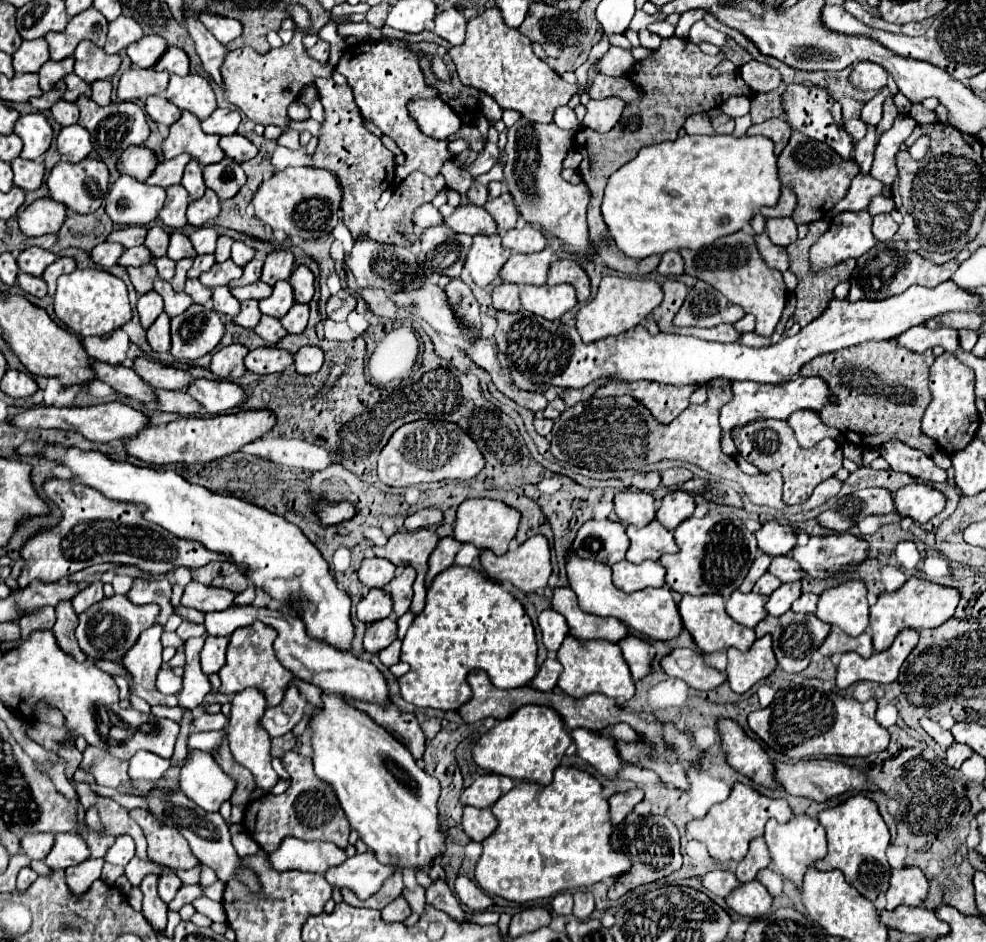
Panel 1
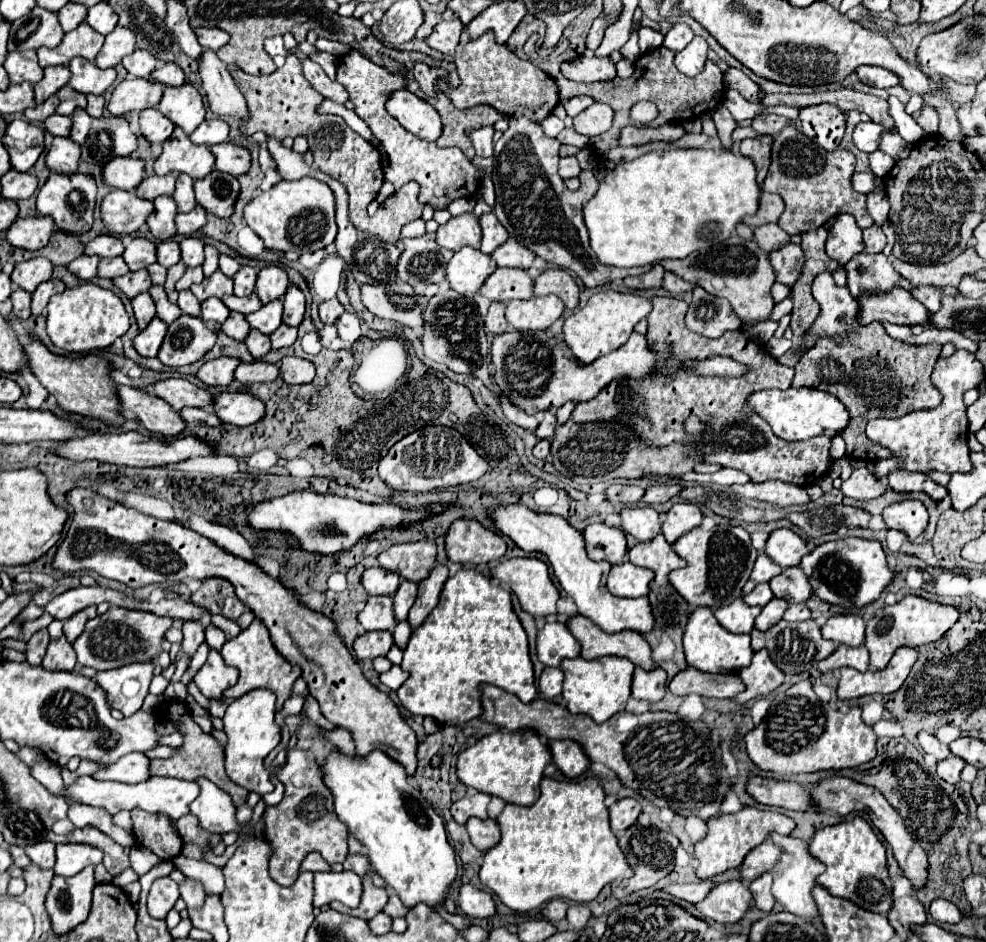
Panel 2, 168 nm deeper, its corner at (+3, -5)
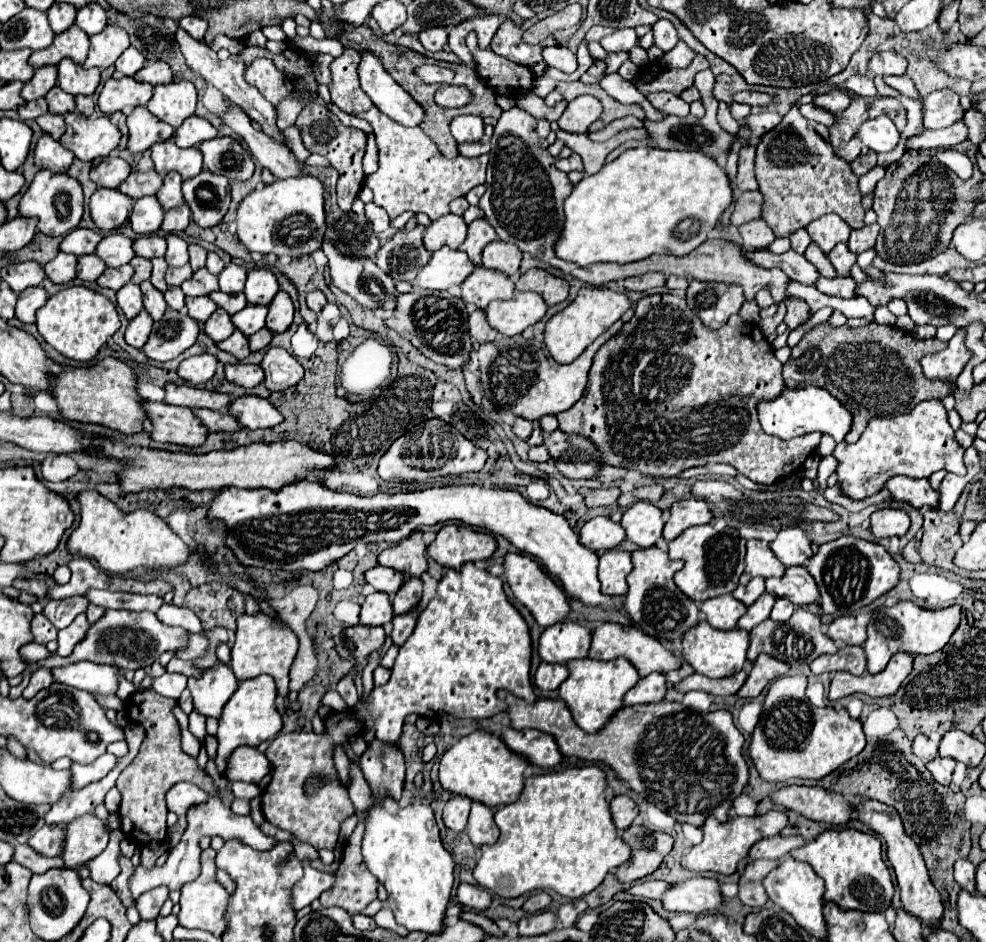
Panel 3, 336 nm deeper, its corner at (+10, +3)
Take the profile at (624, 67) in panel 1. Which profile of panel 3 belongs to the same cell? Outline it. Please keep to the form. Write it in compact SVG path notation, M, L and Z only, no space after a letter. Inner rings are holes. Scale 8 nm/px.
M556 44L556 46L552 46L552 48L544 48L542 54L544 54L544 60L546 60L548 66L558 68L558 70L562 70L562 72L566 72L566 74L572 74L572 72L576 72L576 68L578 68L576 54L570 52L566 46Z

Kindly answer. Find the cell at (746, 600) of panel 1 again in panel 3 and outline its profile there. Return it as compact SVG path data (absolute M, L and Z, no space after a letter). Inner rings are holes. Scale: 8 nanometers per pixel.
M732 594L710 598L702 604L702 616L706 622L718 630L734 630L738 624L738 618L746 612L746 606L738 602Z

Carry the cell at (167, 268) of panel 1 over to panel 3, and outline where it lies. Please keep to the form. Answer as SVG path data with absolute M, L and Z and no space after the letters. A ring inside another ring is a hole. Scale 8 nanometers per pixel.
M134 258L134 260L130 260L130 264L134 266L134 276L132 276L132 282L134 284L140 284L142 280L146 280L146 278L150 278L150 272L152 272L152 262L148 260L148 258Z

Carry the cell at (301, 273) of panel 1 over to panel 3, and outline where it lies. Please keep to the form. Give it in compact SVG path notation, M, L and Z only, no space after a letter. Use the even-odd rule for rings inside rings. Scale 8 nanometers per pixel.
M280 290L274 300L270 302L270 312L268 312L268 318L266 318L266 326L278 334L278 332L284 332L290 328L294 320L294 304L292 304L292 298L288 292Z

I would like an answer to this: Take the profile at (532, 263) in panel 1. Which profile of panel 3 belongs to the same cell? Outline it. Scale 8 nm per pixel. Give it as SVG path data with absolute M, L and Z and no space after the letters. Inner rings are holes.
M478 266L466 278L466 282L462 282L462 300L482 310L492 300L508 300L510 296L514 296L514 292L516 288L510 276L484 266Z

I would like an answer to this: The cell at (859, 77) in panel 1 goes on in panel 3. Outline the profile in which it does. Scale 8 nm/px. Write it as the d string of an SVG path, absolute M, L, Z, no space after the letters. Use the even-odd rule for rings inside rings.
M878 52L870 58L868 70L874 76L902 76L906 72L906 58L898 52Z

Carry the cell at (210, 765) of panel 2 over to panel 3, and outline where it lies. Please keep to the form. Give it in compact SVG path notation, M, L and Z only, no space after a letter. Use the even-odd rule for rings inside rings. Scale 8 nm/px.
M138 690L128 702L128 718L142 724L146 730L146 738L140 746L138 756L122 770L122 774L116 780L116 788L122 794L122 804L120 804L120 822L122 822L122 832L124 836L140 846L146 846L150 842L164 842L166 840L166 792L168 788L174 786L174 782L194 782L200 784L202 790L206 790L210 796L220 796L220 788L214 784L212 776L202 770L196 762L196 758L188 756L182 750L182 734L180 734L180 724L174 716L174 706L178 702L174 698L160 696L154 690Z

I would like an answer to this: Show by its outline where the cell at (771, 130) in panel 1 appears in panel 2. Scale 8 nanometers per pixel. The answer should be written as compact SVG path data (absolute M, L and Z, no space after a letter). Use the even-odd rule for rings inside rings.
M759 136L755 140L743 140L741 142L741 154L749 156L749 160L753 160L755 168L757 168L757 184L761 186L767 170L769 170L769 158L771 158L771 136Z

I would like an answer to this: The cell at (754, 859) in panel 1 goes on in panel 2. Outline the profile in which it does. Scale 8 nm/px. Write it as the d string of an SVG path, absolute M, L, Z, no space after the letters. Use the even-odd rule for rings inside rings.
M769 838L759 844L757 848L753 848L747 858L743 860L741 864L741 874L743 874L743 880L749 884L751 880L755 880L757 876L761 876L763 872L769 872L777 860L781 856L781 848L777 848Z

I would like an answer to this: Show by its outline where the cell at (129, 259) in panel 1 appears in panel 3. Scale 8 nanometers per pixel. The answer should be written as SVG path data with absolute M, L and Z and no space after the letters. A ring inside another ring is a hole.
M98 254L78 258L78 278L80 280L98 280L98 276L104 270L106 270L106 264Z

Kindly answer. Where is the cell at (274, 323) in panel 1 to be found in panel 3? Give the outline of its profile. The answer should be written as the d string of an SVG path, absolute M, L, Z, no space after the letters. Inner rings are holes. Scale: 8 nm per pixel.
M234 330L234 334L230 338L226 338L224 342L218 344L220 350L226 350L230 354L234 354L238 360L244 360L246 356L250 356L250 348L248 348L248 336L242 334L240 330Z

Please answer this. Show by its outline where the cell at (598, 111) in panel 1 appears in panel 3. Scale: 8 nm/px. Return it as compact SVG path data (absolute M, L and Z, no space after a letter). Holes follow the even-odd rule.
M578 96L568 104L558 124L566 132L586 132L588 126L600 118L600 114L602 114L602 104L598 98Z

